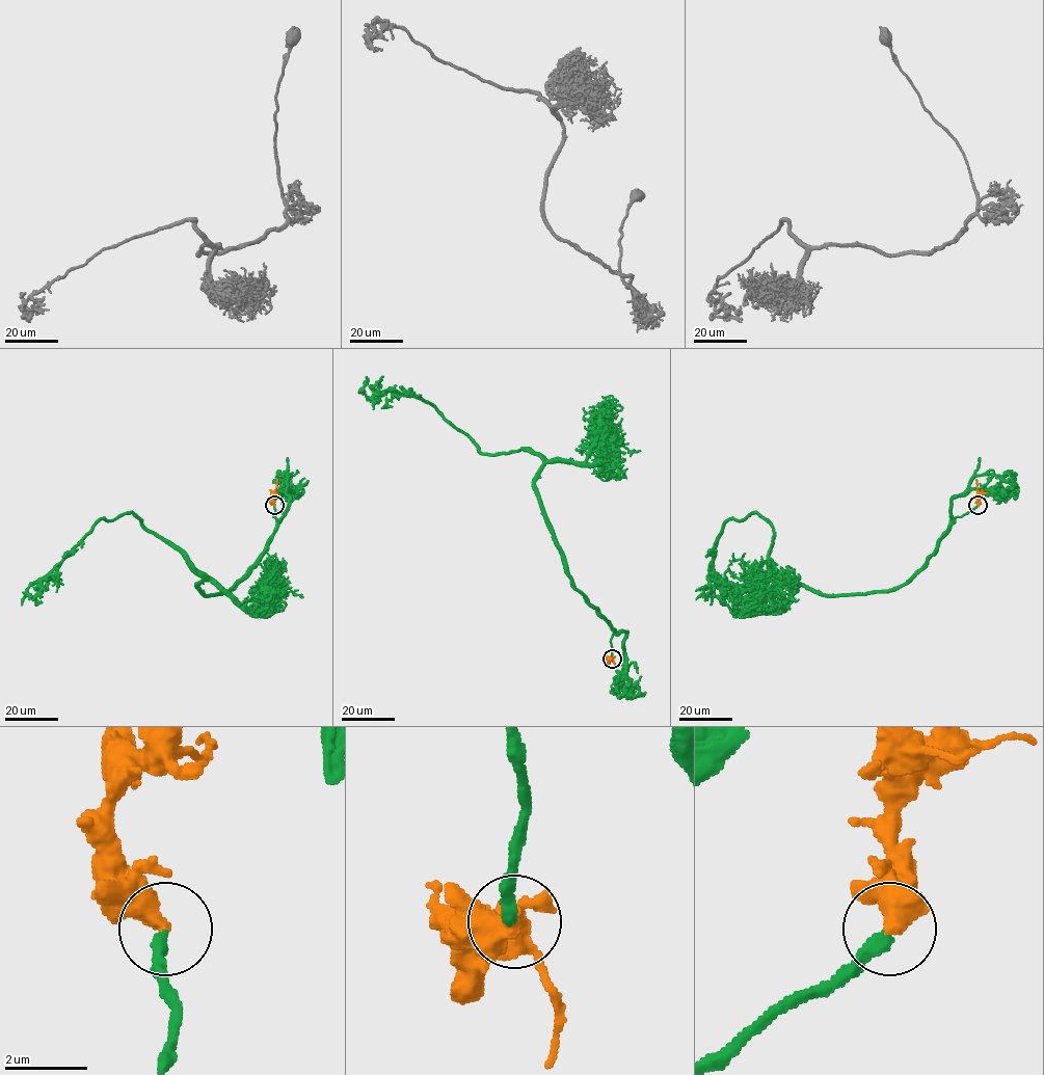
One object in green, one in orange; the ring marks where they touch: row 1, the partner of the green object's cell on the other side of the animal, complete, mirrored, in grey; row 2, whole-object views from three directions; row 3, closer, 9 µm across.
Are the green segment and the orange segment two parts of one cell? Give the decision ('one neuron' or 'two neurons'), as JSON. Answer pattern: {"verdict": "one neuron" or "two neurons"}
{"verdict": "one neuron"}

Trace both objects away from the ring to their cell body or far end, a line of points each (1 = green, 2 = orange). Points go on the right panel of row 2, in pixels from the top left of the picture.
1: (978, 505), (906, 583), (846, 594), (778, 578), (773, 527), (729, 518), (717, 585), (696, 599)
2: (978, 505), (975, 479)

